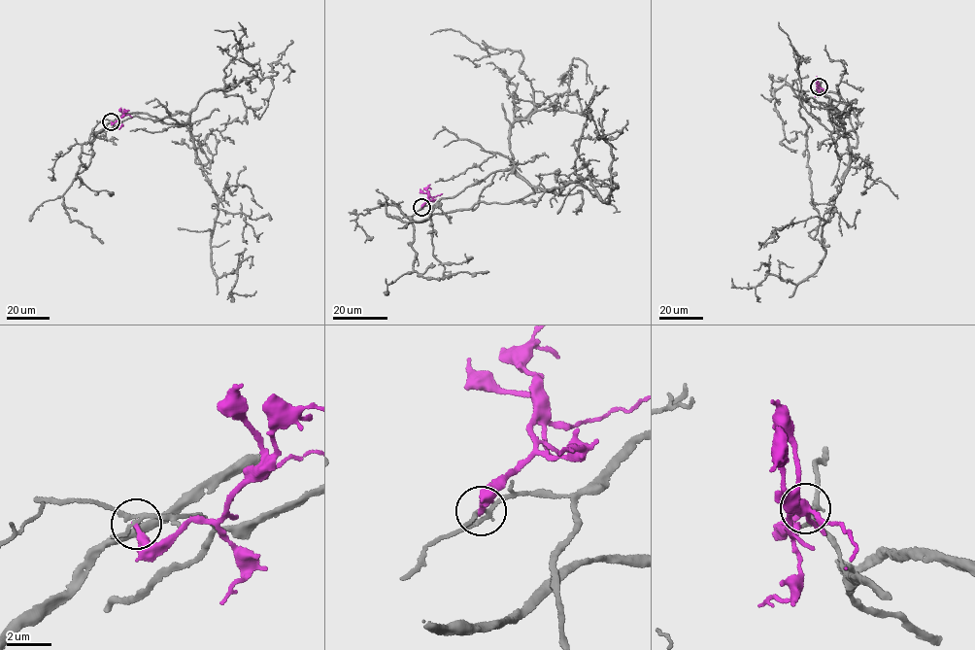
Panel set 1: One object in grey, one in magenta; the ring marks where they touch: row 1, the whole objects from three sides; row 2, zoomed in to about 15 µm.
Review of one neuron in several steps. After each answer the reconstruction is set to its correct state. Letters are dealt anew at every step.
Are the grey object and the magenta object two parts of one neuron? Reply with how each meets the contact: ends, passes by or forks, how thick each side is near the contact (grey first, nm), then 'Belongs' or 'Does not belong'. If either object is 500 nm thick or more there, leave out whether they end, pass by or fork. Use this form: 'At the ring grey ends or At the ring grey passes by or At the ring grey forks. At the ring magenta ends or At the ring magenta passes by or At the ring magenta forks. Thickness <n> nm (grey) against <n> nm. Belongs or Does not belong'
At the ring grey passes by. At the ring magenta ends. Thickness 150 nm (grey) against 280 nm. Does not belong

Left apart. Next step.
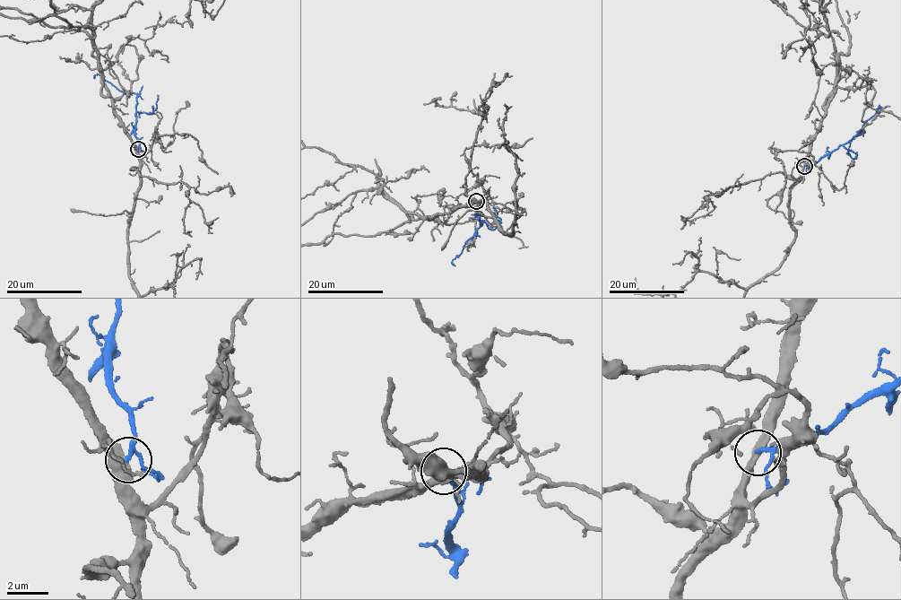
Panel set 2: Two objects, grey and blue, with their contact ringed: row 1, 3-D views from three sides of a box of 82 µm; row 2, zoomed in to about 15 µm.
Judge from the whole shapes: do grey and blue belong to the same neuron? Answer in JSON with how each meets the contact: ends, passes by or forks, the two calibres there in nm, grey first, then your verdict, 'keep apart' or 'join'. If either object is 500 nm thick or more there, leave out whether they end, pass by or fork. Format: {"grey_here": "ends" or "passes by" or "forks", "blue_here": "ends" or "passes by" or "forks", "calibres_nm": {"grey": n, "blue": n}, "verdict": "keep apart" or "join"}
{"grey_here": "passes by", "blue_here": "passes by", "calibres_nm": {"grey": 380, "blue": 170}, "verdict": "keep apart"}

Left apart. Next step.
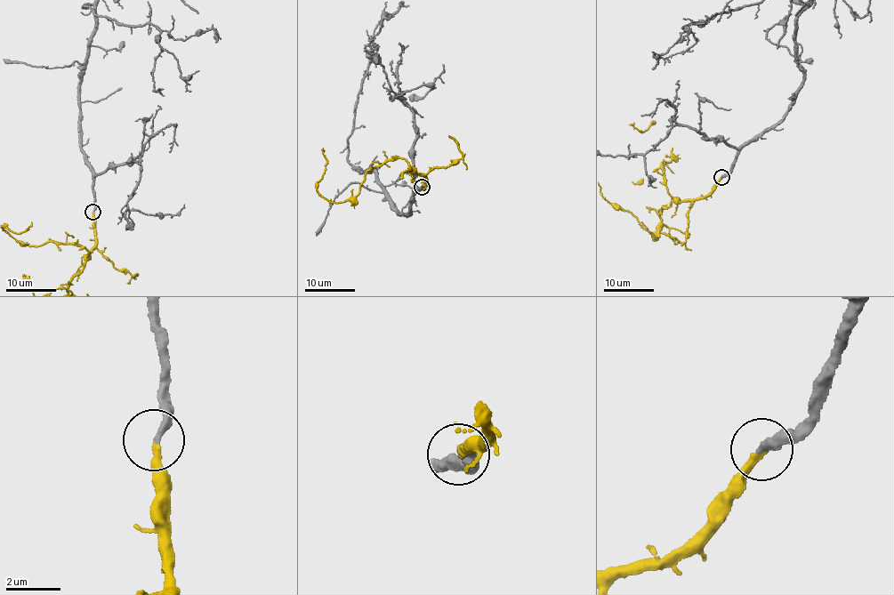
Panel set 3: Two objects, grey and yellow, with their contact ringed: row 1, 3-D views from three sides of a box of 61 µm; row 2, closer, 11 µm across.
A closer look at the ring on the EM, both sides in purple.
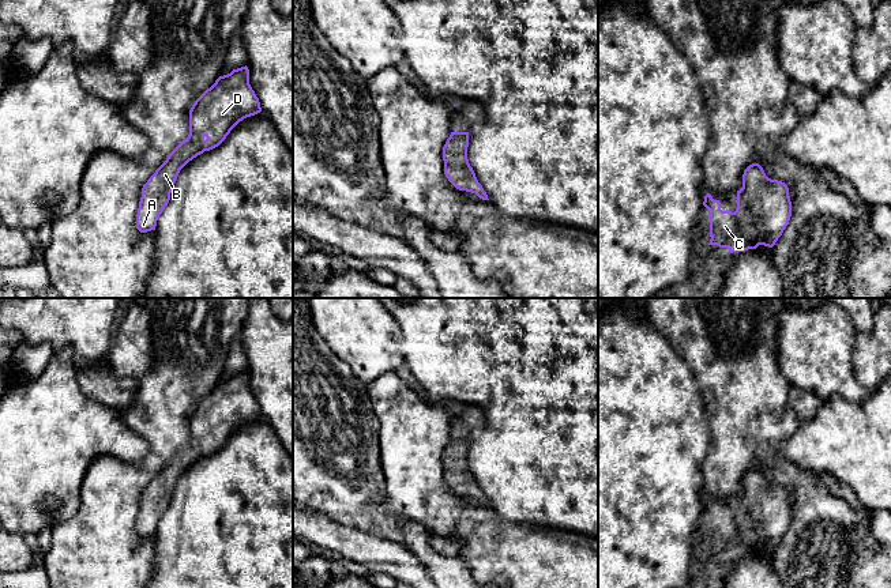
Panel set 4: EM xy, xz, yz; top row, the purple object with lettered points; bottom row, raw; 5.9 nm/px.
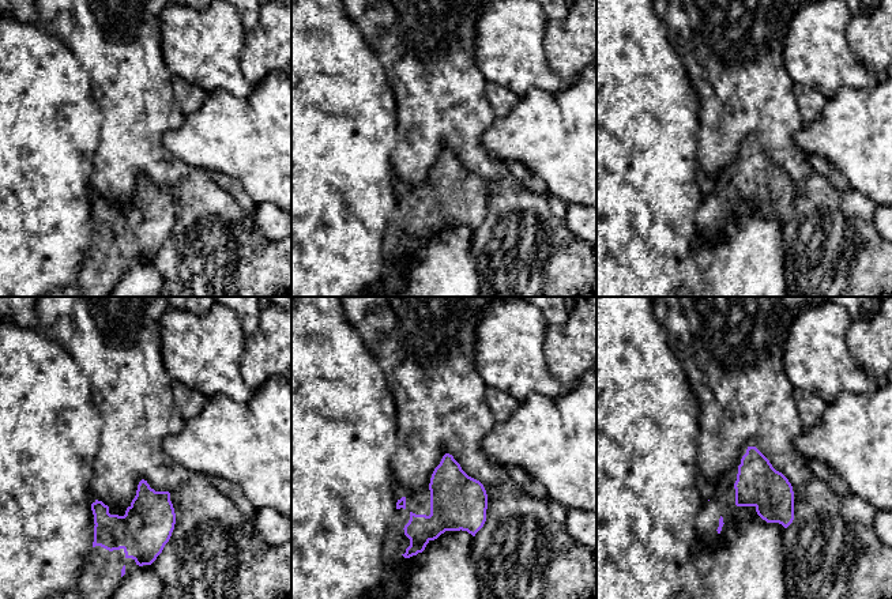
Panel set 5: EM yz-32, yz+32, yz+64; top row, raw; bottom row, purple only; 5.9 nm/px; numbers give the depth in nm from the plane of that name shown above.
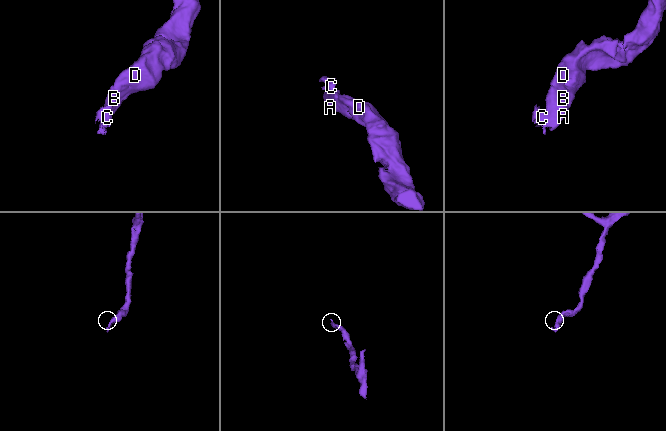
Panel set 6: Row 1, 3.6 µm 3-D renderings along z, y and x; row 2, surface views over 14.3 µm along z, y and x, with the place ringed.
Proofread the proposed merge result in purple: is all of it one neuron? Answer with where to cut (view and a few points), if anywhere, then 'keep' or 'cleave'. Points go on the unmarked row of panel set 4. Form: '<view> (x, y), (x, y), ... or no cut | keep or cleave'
no cut | keep

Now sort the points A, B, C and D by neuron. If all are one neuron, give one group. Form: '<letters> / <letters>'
A B C D

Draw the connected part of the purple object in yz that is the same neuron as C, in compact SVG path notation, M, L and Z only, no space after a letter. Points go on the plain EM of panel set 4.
M759 468L744 475L734 517L722 516L719 505L710 498L704 501L703 510L710 516L708 550L728 553L730 558L759 550L772 553L792 521L787 490L768 483Z

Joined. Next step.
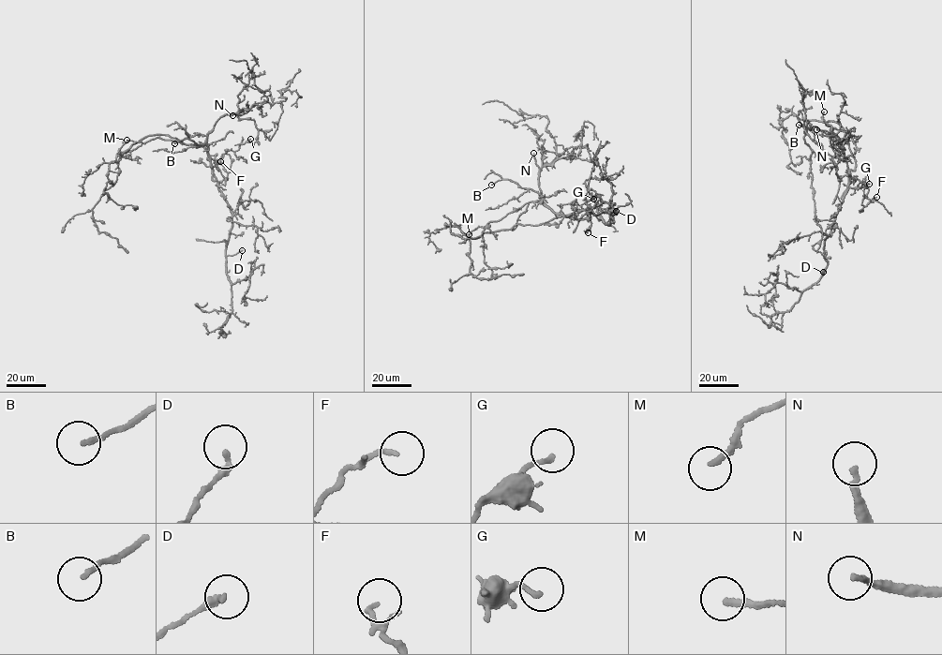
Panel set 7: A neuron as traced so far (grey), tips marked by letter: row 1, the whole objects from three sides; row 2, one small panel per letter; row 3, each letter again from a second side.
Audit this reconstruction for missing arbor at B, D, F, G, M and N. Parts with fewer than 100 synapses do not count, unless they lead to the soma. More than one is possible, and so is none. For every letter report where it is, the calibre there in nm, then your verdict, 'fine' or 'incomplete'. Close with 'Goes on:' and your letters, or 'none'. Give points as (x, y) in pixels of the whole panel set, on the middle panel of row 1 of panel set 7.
B: place (491, 185); calibre 150 nm; fine
D: place (616, 211); calibre 240 nm; fine
F: place (588, 232); calibre 140 nm; fine
G: place (593, 199); calibre 160 nm; fine
M: place (469, 234); calibre 200 nm; fine
N: place (533, 153); calibre 190 nm; incomplete
Goes on: N

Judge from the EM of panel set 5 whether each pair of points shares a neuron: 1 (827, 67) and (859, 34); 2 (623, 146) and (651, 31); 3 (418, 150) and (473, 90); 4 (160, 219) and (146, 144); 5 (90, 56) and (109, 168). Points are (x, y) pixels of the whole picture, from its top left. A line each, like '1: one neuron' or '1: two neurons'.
1: two neurons
2: one neuron
3: one neuron
4: two neurons
5: one neuron

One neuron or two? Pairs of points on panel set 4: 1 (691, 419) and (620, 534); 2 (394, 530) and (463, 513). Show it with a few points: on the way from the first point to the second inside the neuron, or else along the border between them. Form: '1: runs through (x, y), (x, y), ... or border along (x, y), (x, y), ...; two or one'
1: runs through (662, 448), (621, 489), (621, 505); one
2: border along (393, 512), (421, 521), (433, 534); two

